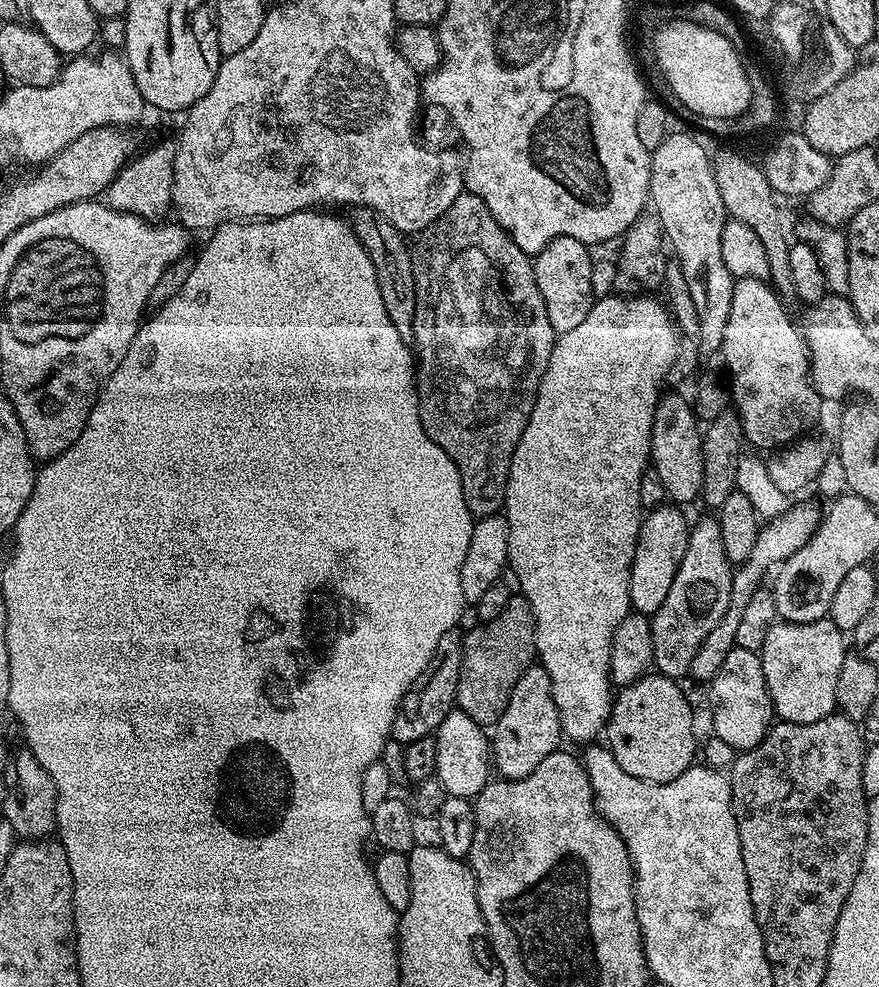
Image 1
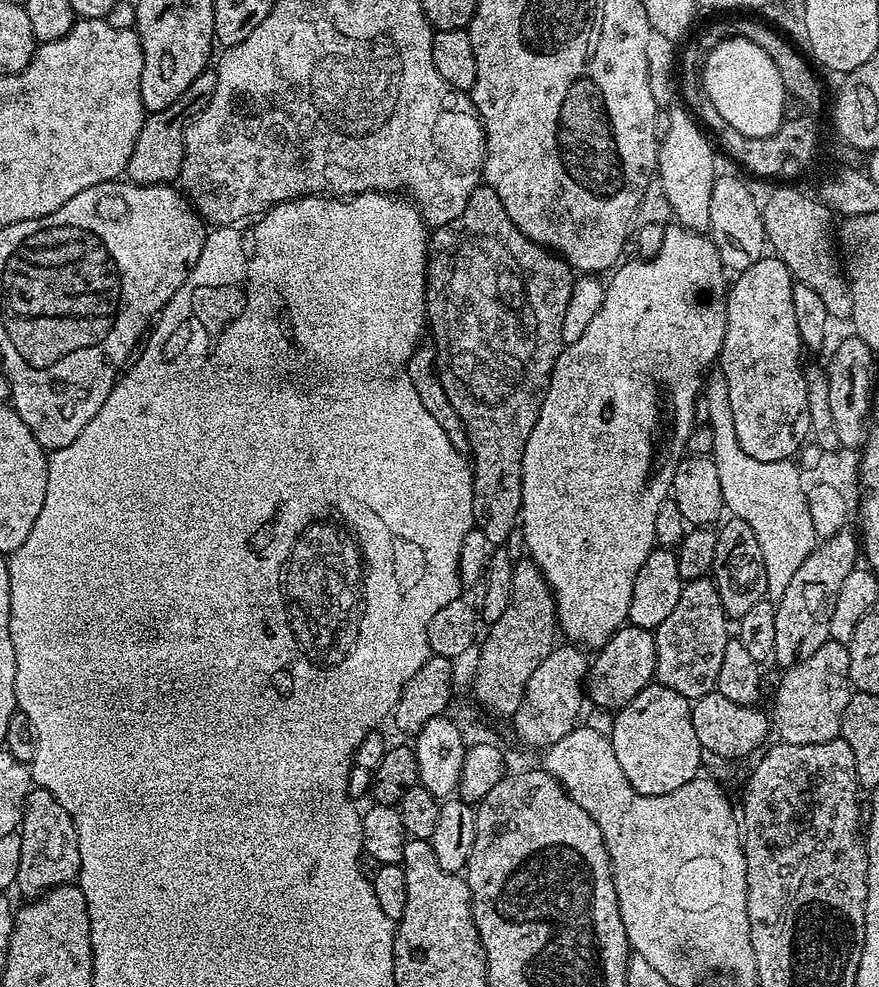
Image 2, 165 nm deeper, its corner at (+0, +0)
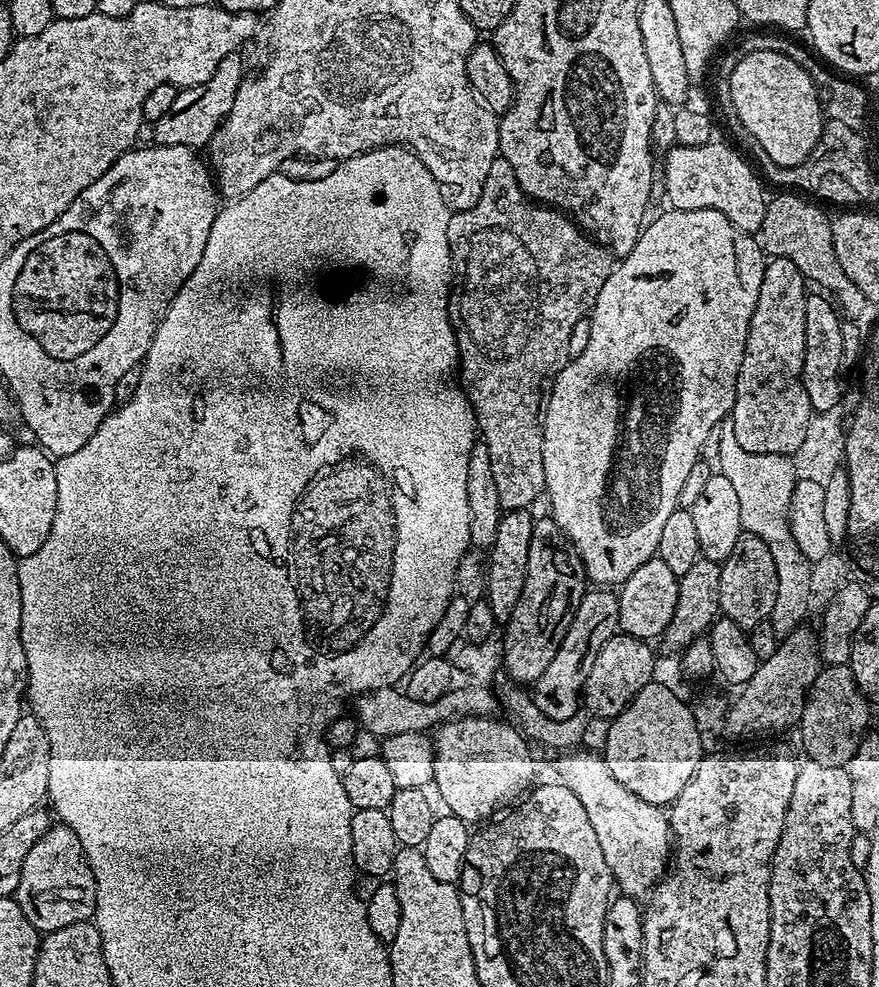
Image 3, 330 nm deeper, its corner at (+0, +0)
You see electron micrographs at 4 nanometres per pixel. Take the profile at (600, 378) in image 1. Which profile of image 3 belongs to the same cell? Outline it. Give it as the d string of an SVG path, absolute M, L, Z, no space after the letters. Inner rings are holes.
M687 206L668 211L672 212L664 212L657 220L649 219L645 223L634 250L623 257L606 278L590 313L592 325L586 350L571 357L564 369L556 375L548 404L544 407L542 470L546 500L548 496L548 504L552 507L550 519L574 549L578 560L584 563L583 575L591 583L593 580L596 583L593 585L596 586L619 586L626 578L630 578L630 574L634 574L634 570L638 570L638 566L642 566L642 562L656 556L658 538L662 534L666 518L670 518L670 514L674 514L679 505L682 482L686 482L690 469L701 459L702 442L708 436L710 428L720 424L731 413L736 401L736 375L742 366L746 334L750 330L754 306L758 306L758 290L764 277L766 257L759 239L738 230L726 218L726 214L709 208Z

